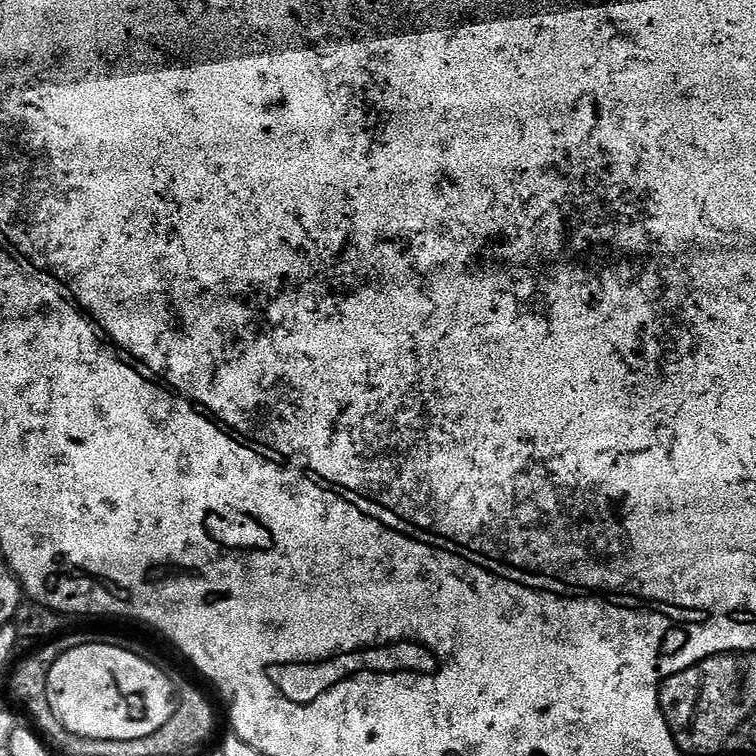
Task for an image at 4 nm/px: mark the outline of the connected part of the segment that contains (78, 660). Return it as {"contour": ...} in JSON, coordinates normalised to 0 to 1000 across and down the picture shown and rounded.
{"contour":[[[102,851],[99,857],[94,857],[87,865],[82,865],[77,870],[77,876],[71,876],[71,881],[63,893],[63,927],[71,939],[71,944],[79,951],[79,958],[87,960],[87,966],[93,966],[98,972],[108,978],[119,979],[167,979],[171,975],[193,976],[198,971],[204,971],[204,966],[214,966],[214,960],[220,960],[220,955],[225,955],[225,950],[233,938],[233,927],[235,925],[234,911],[228,911],[228,905],[222,901],[222,894],[206,878],[200,878],[196,873],[189,873],[180,862],[168,862],[164,857],[157,857],[153,852],[111,852]]]}

